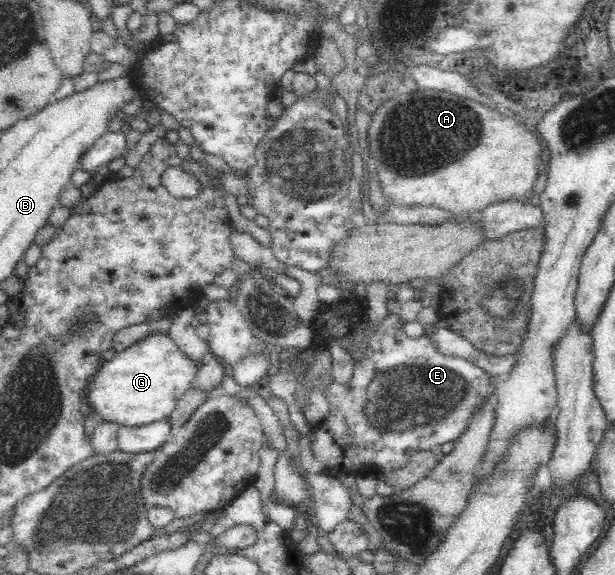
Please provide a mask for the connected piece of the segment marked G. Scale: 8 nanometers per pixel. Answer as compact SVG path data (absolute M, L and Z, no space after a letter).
M153 332L145 336L145 339L136 341L131 347L117 352L111 360L104 361L89 381L85 391L88 393L92 410L95 411L93 415L100 420L114 421L120 426L127 427L147 425L168 417L182 395L191 388L191 381L198 369L199 366L178 348L168 333Z

